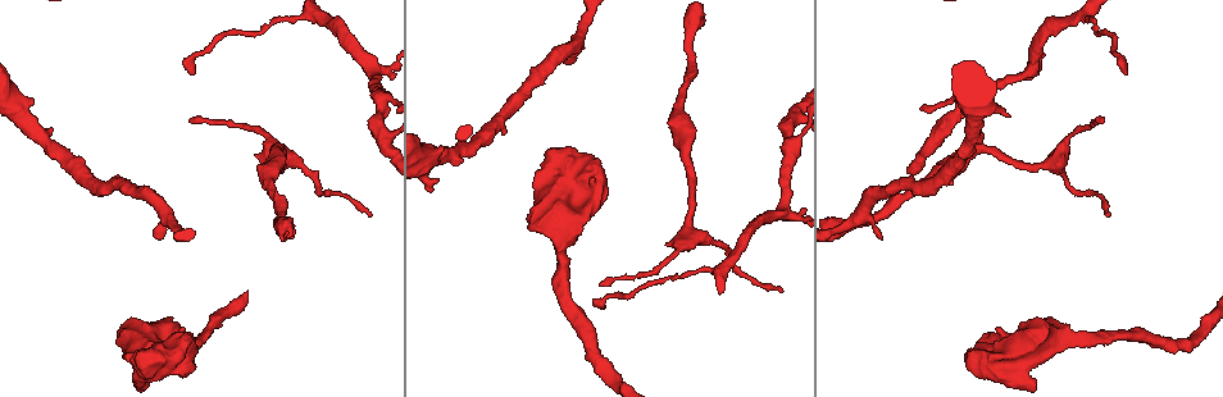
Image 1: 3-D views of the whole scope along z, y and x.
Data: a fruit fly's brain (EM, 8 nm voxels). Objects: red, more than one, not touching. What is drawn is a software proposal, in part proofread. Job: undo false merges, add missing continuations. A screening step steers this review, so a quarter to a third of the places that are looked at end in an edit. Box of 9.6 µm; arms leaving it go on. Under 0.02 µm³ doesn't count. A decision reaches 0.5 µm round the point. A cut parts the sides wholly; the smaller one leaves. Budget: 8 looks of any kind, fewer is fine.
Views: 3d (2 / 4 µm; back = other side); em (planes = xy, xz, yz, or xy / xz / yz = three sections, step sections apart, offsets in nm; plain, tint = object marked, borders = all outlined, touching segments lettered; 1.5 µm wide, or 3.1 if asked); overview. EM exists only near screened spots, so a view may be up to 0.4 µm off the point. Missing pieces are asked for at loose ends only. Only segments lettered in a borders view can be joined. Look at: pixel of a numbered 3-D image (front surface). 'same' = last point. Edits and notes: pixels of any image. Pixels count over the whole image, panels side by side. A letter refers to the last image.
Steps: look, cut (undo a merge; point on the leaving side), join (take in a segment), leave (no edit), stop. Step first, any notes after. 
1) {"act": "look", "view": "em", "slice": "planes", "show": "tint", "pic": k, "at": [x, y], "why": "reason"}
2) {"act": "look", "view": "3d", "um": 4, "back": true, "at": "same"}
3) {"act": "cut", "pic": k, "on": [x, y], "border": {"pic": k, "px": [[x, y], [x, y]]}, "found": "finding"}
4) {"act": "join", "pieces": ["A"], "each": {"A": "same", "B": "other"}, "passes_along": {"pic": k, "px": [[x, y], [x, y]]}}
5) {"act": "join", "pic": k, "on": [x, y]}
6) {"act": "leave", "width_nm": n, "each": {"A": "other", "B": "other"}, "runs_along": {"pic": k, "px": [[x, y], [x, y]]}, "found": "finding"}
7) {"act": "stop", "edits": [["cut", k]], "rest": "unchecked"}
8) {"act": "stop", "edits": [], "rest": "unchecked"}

{"act": "look", "view": "em", "slice": "planes", "show": "borders", "pic": 1, "at": [679, 105], "why": "sudden change in width"}

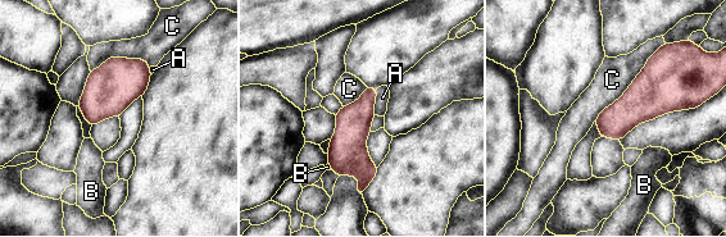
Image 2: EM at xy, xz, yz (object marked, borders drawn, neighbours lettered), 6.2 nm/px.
{"act": "leave", "each": {"A": "other", "B": "other", "C": "other"}, "runs_along": {"pic": 2, "px": [[370, 90], [357, 118], [359, 190]]}, "found": "all the same neuron"}

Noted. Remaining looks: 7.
{"act": "look", "view": "em", "slice": "yz", "step": 8, "show": "tint", "pic": 1, "at": [159, 239], "why": "branch stops here"}

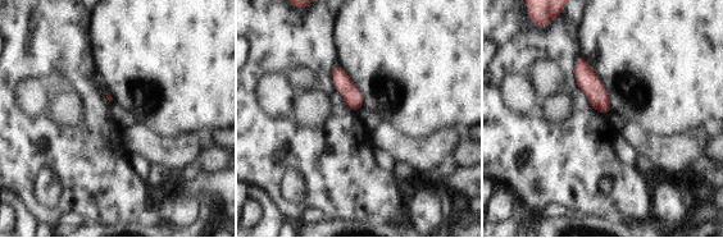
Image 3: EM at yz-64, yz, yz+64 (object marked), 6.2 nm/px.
{"act": "look", "view": "em", "slice": "xz", "step": 4, "show": "borders", "at": "same"}

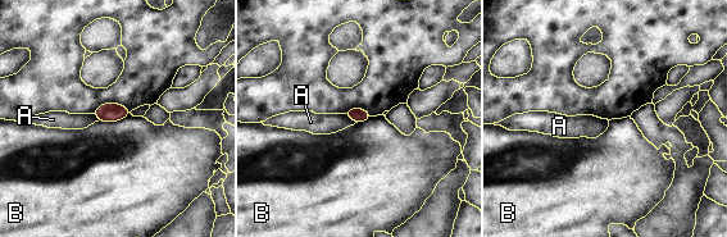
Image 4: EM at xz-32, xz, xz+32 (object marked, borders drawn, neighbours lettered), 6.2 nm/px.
{"act": "leave", "each": {"A": "other", "B": "other"}, "found": "none of them fits"}

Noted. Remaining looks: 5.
{"act": "look", "view": "em", "slice": "xz", "step": 4, "show": "plain", "pic": 1, "at": [369, 216], "why": "long arm stops here"}

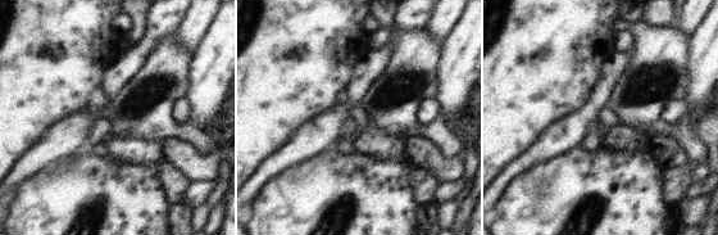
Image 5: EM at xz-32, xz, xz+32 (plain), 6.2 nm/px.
{"act": "look", "view": "em", "slice": "xz", "step": 4, "show": "tint", "at": "same", "why": "with the object marked"}

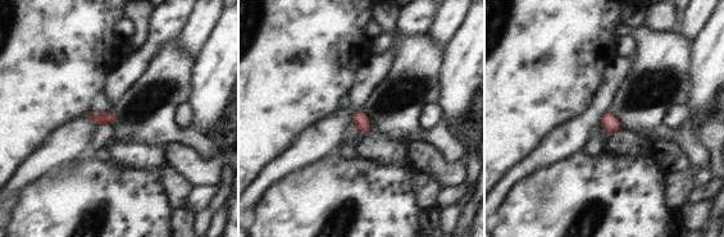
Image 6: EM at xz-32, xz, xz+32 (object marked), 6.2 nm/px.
{"act": "look", "view": "em", "slice": "xz", "step": 4, "show": "borders", "at": "same"}

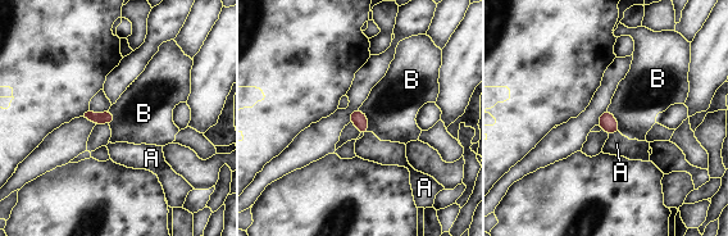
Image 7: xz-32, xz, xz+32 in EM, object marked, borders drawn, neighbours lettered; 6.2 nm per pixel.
{"act": "leave", "each": {"A": "other", "B": "other"}, "border": {"pic": 7, "px": [[359, 109], [367, 117], [368, 131]]}, "found": "none of them fits"}

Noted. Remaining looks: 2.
{"act": "stop", "edits": [], "rest": "unchecked"}

